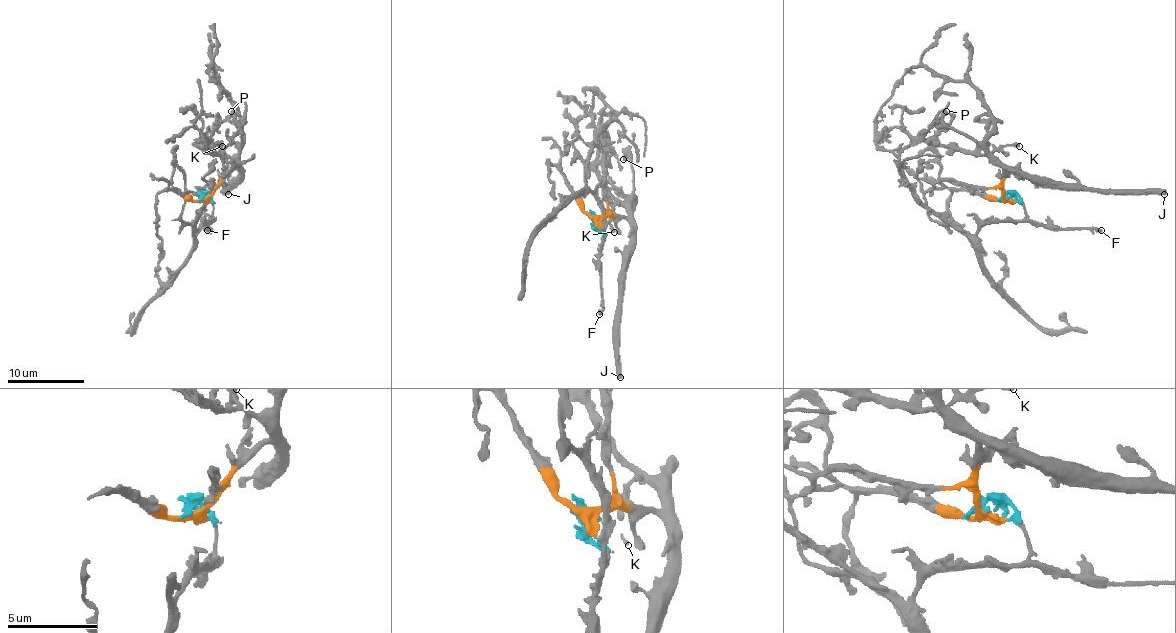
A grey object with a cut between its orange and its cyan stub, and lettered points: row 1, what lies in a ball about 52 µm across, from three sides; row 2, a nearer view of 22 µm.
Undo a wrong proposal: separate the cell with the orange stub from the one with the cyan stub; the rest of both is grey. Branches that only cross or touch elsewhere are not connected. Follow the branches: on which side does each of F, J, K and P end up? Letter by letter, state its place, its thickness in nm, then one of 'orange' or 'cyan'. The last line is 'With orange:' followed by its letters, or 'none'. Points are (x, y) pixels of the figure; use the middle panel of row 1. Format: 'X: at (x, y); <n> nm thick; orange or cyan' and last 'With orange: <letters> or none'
F: at (599, 314); 280 nm thick; cyan
J: at (620, 377); 550 nm thick; orange
K: at (614, 232); 320 nm thick; orange
P: at (623, 159); 360 nm thick; orange
With orange: J, K, P

